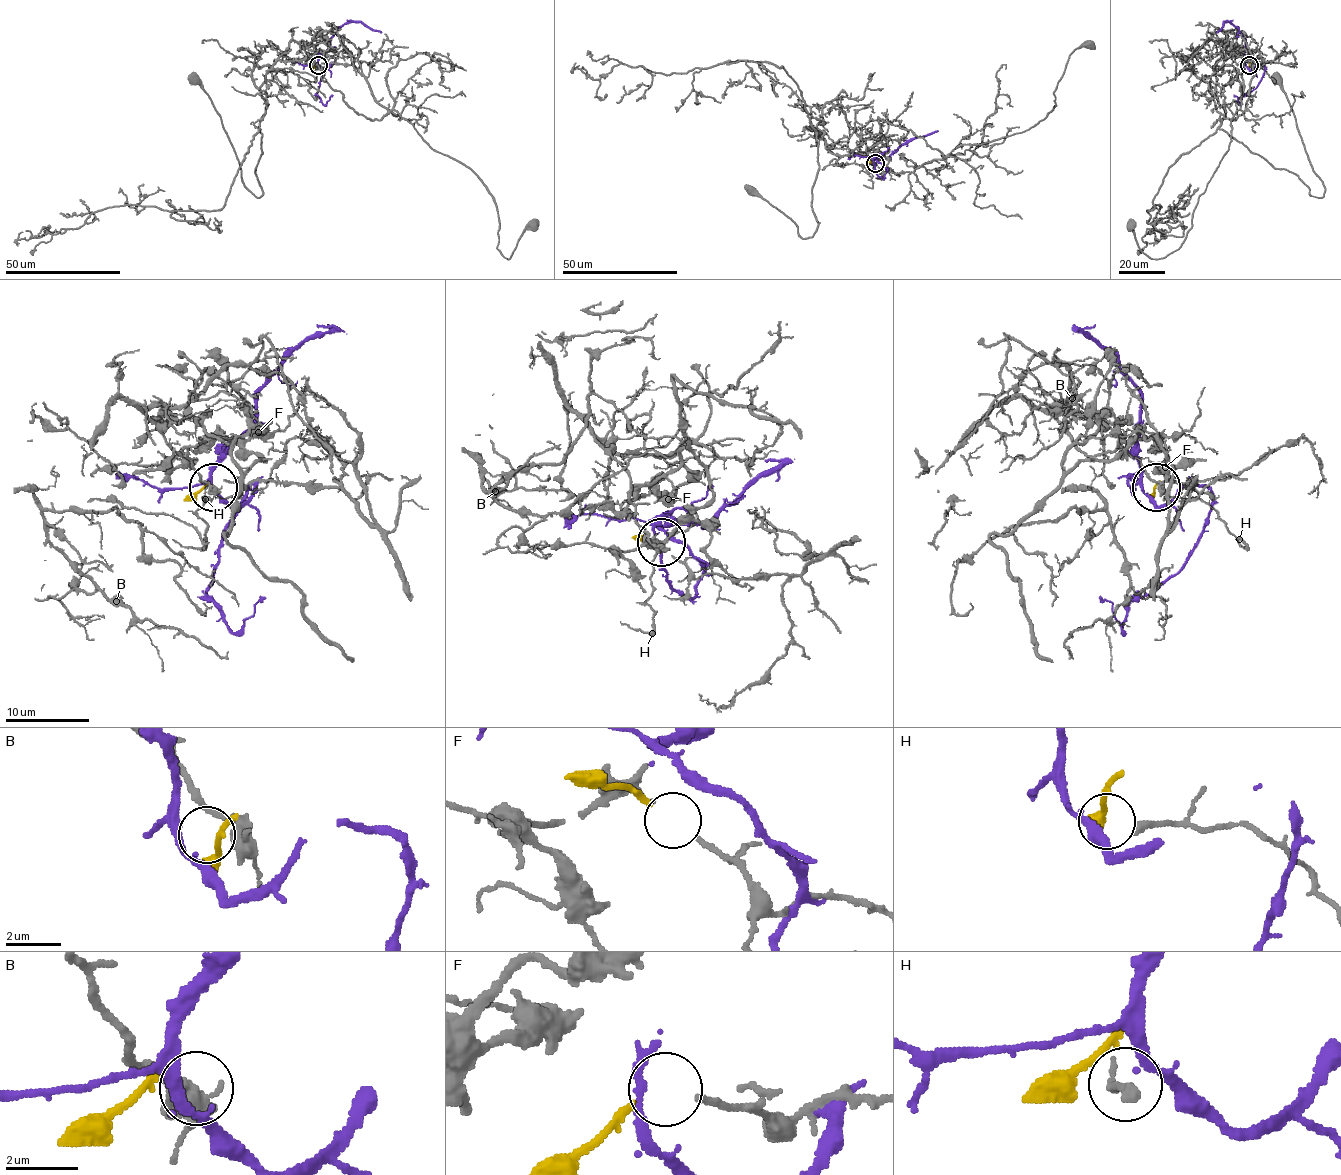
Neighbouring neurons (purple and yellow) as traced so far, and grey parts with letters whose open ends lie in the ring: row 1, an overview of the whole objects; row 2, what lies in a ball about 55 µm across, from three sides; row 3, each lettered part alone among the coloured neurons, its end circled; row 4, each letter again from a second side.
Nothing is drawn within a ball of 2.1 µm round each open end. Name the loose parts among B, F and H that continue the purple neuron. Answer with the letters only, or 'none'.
H

